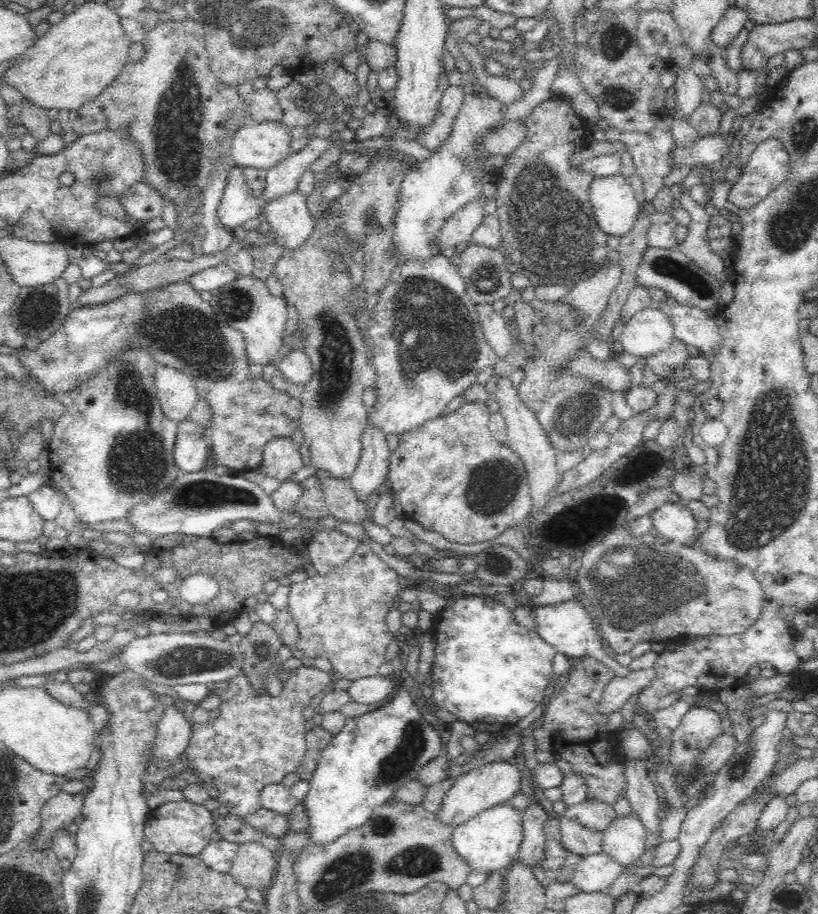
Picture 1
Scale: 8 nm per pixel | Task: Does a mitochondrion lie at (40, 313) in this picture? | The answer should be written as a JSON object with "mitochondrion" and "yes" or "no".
{"mitochondrion":"yes"}

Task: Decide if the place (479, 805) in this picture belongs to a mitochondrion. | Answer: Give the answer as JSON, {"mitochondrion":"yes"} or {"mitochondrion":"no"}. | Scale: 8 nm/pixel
{"mitochondrion":"no"}

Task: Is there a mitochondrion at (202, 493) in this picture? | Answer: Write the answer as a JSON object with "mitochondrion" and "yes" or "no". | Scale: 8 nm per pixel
{"mitochondrion":"yes"}

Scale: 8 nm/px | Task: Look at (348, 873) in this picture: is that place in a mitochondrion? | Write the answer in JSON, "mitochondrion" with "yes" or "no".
{"mitochondrion":"yes"}

